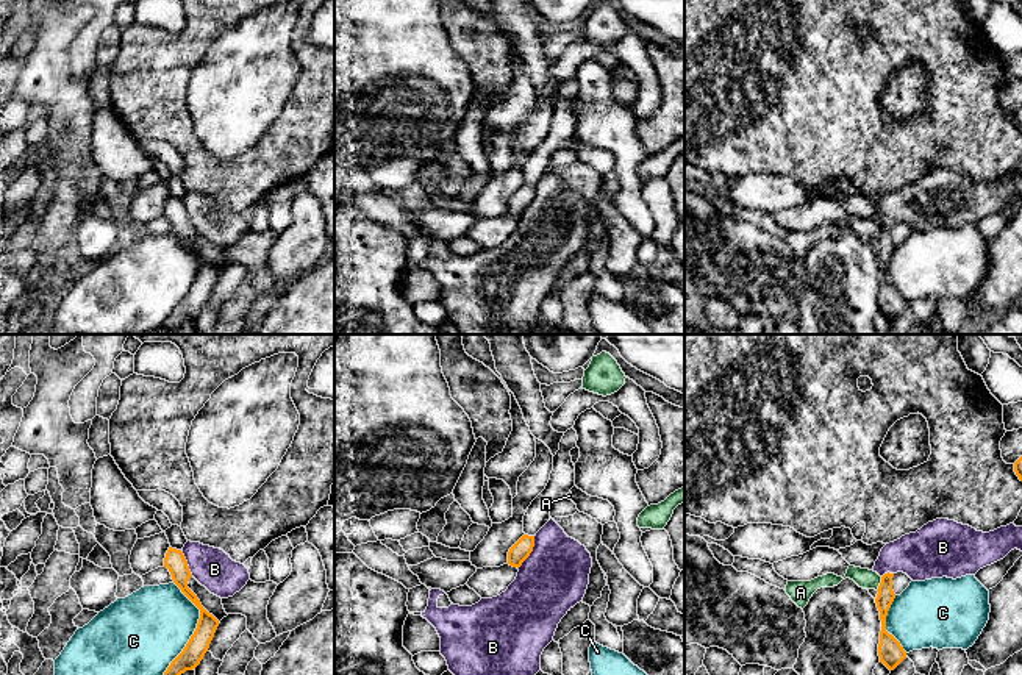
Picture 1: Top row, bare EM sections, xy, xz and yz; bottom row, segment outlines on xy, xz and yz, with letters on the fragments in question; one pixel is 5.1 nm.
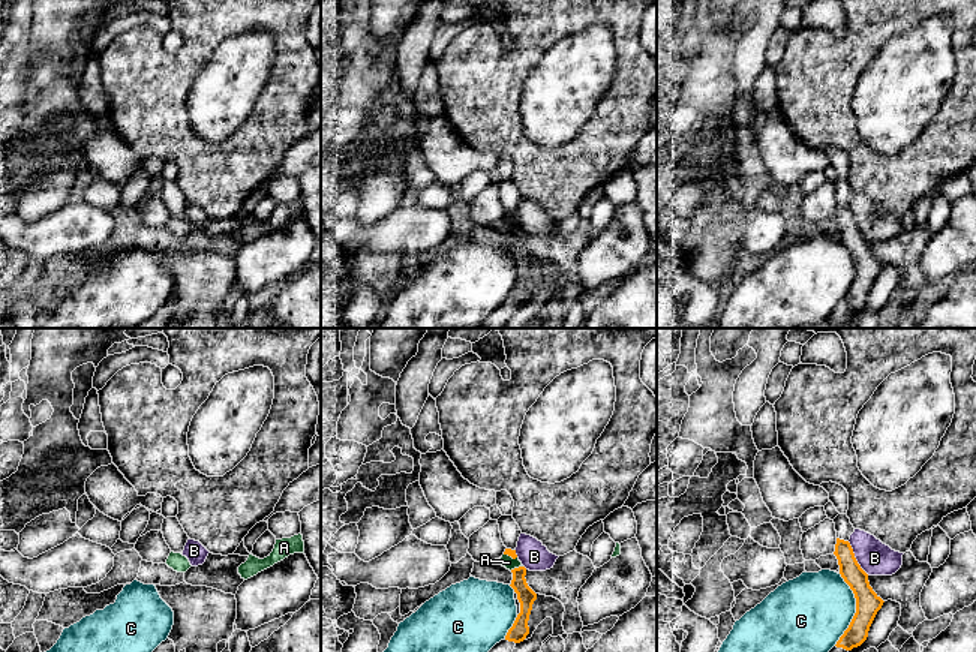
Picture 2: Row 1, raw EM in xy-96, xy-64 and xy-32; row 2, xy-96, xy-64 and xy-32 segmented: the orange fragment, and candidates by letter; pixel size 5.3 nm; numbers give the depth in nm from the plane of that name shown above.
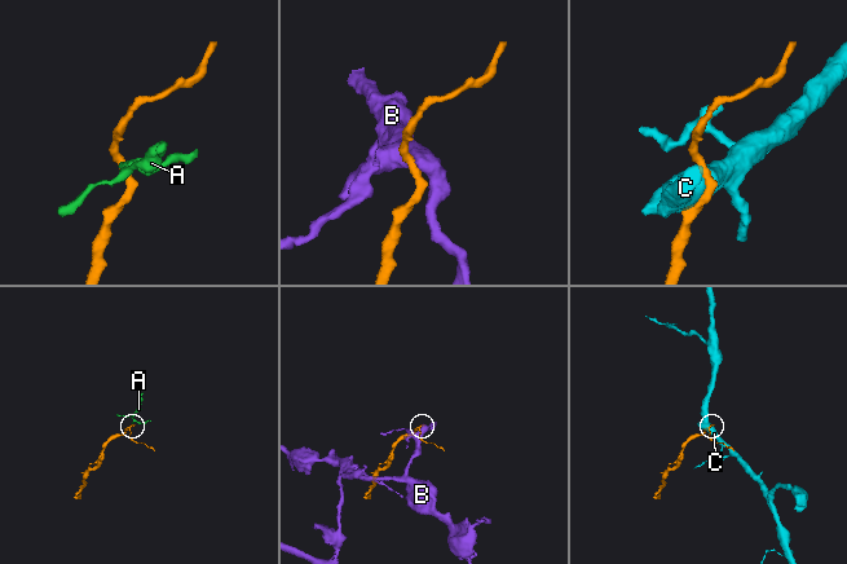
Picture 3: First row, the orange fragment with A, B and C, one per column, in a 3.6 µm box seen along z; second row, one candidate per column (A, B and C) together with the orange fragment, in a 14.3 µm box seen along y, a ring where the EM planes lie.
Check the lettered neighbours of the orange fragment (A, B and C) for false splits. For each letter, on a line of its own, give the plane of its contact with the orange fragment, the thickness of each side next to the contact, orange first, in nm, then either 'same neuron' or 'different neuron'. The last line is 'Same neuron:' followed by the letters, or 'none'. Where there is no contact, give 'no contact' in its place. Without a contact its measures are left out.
A: yz | 90/100 nm | different neuron
B: xz | 100/360 nm | different neuron
C: xy | 110/400 nm | different neuron
Same neuron: none

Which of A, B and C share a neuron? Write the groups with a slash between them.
A / B / C

